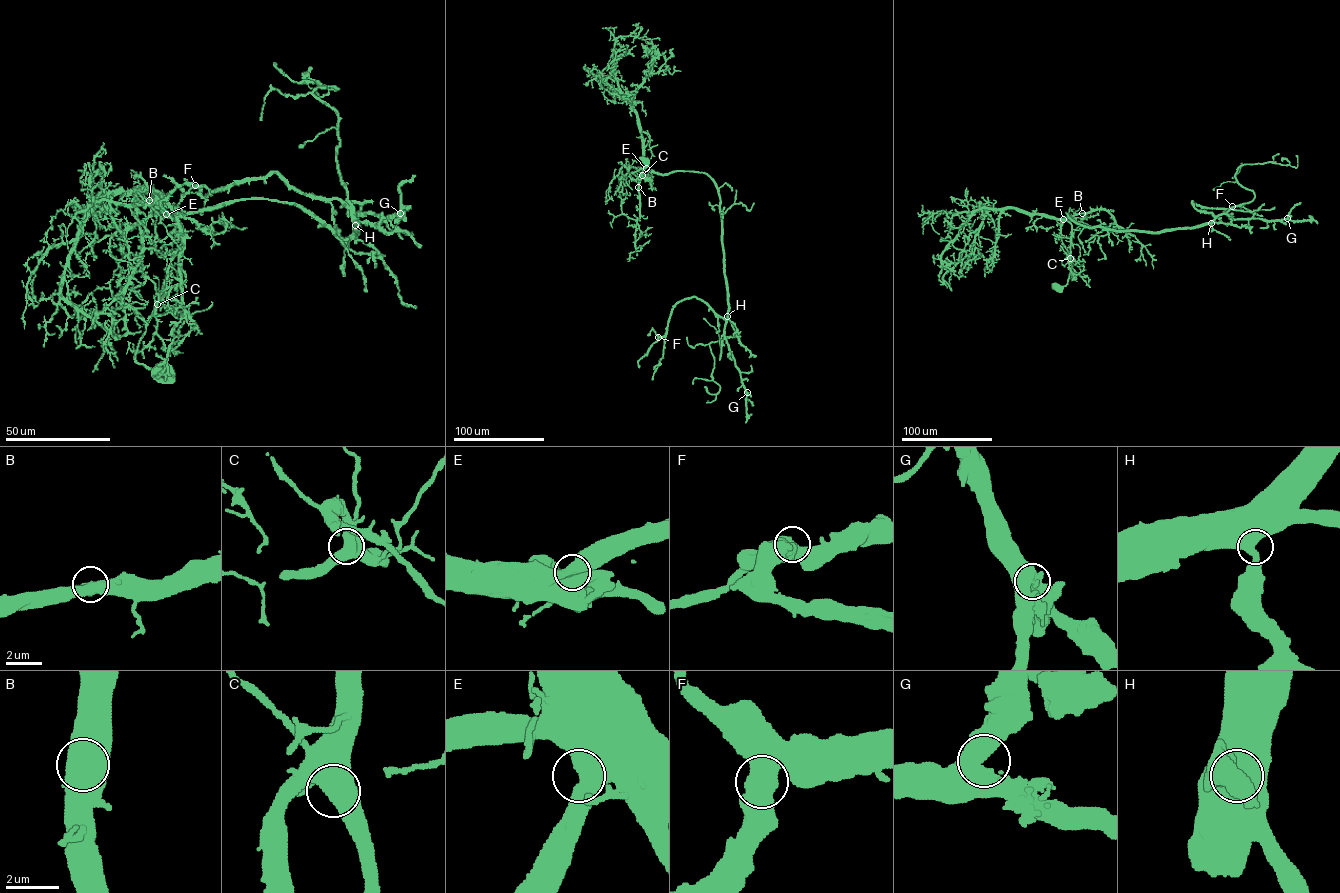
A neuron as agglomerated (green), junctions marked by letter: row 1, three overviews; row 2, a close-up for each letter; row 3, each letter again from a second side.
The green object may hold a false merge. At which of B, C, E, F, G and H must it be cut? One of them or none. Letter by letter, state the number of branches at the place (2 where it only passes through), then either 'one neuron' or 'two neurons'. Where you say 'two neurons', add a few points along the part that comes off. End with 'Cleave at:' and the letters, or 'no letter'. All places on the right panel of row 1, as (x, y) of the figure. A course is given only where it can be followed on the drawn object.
B: 2 | one neuron
C: 2 | one neuron
E: 2 | one neuron
F: 2 | one neuron
G: 2 | one neuron
H: 2 | one neuron
Cleave at: no letter

